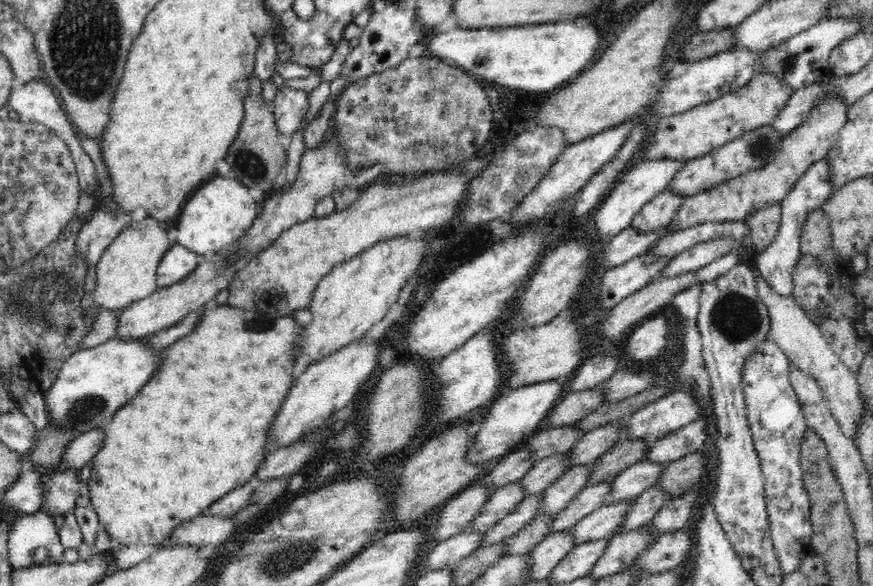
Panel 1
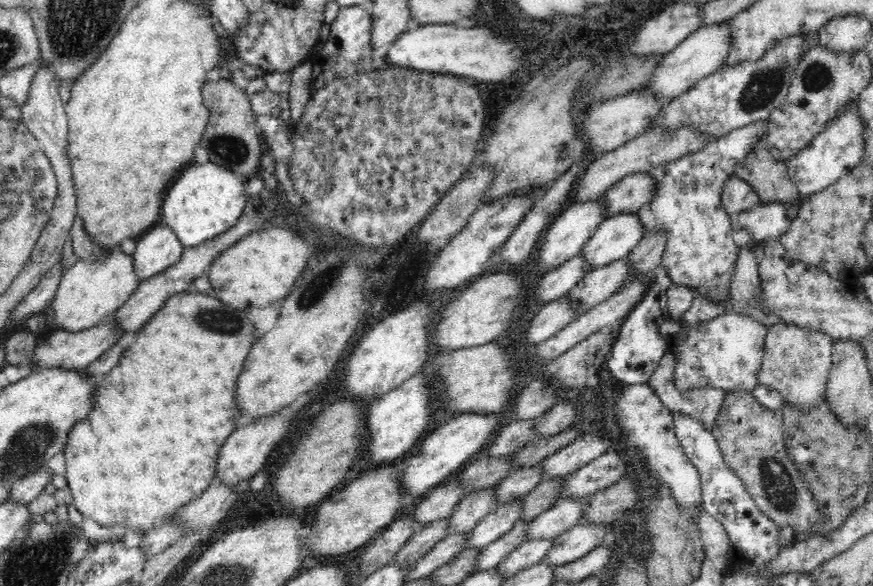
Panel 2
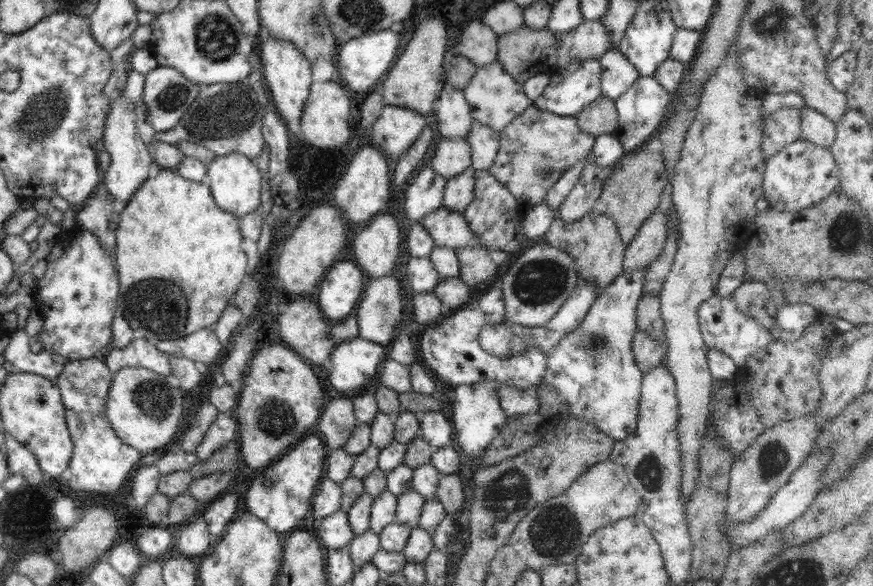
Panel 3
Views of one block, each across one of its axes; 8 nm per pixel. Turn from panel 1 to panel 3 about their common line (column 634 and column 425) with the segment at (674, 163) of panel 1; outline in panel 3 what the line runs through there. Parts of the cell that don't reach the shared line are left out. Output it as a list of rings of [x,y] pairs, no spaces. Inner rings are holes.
[[[425,166],[410,177],[407,187],[400,192],[405,216],[411,223],[420,223],[425,214],[443,205],[446,181],[430,166]]]

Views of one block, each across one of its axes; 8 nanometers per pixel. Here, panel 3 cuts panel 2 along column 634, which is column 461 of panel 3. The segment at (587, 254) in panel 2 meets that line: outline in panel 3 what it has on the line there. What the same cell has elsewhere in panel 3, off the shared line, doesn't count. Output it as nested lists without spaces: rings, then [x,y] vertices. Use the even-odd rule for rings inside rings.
[[[442,205],[424,215],[421,225],[429,232],[436,246],[448,248],[472,247],[487,250],[487,246],[475,238],[463,213]]]

